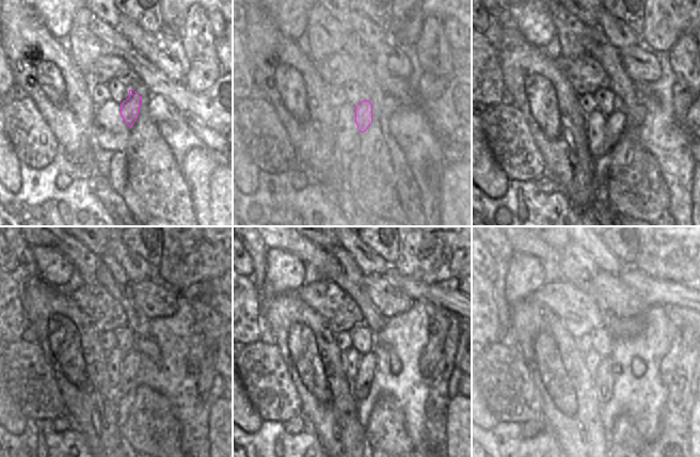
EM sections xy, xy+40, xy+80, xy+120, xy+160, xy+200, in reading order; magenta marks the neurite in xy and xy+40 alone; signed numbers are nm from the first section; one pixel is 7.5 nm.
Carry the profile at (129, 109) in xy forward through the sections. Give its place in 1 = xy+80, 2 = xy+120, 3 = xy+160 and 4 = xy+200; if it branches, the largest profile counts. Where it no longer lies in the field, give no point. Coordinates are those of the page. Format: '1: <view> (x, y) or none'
1: xy+80 (614, 124)
2: xy+120 (129, 366)
3: xy+160 (363, 381)
4: xy+200 (604, 379)

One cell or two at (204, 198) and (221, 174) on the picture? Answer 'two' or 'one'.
two

